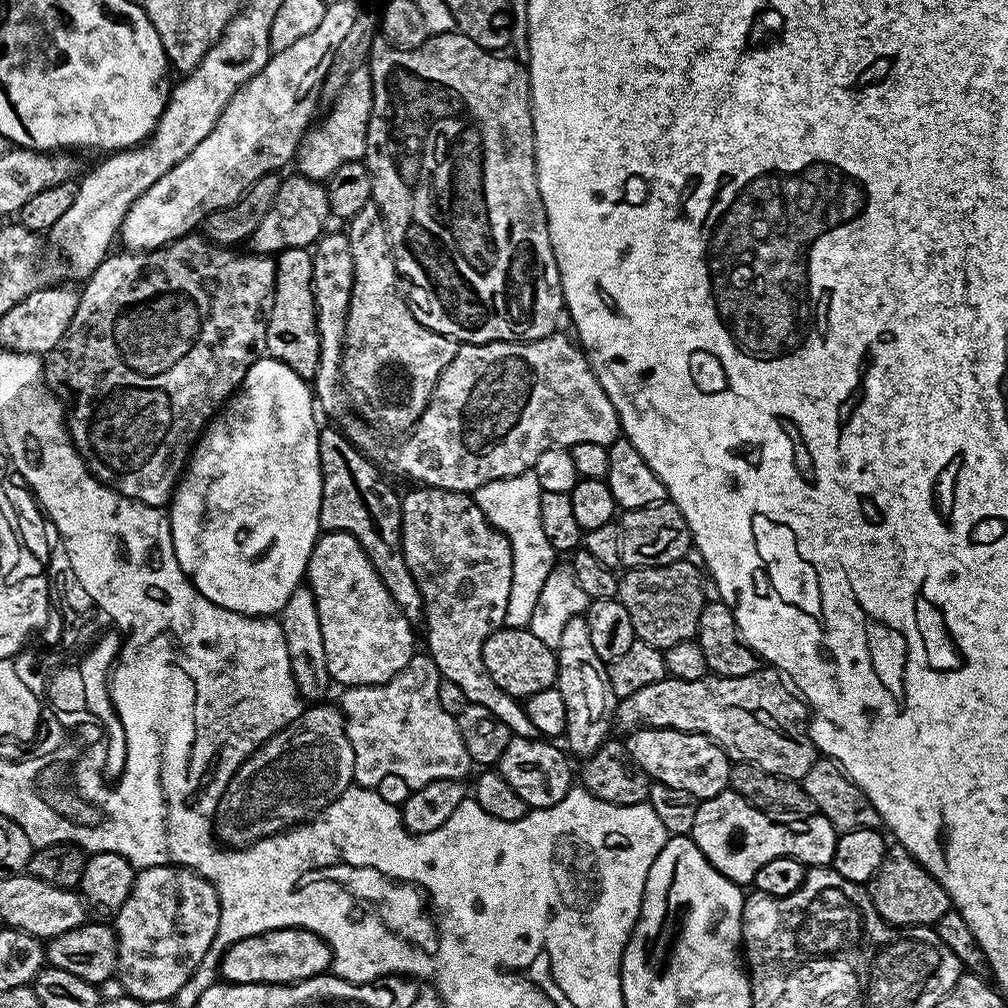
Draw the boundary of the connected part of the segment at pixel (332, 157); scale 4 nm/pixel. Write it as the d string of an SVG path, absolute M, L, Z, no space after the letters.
M365 66L354 70L354 74L350 74L346 86L342 86L338 98L327 111L324 117L321 115L304 133L294 157L295 167L300 167L297 168L299 175L321 182L327 181L328 176L338 170L338 166L365 159L368 123L372 113L371 68Z

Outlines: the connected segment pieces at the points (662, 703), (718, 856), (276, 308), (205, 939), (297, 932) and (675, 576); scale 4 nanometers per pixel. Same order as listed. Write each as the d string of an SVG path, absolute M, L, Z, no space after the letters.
M771 666L761 667L759 672L754 674L746 674L742 678L730 678L729 676L714 676L707 675L702 680L695 680L694 682L686 682L685 680L673 680L665 678L654 682L654 686L642 686L642 690L638 690L638 694L633 696L623 697L615 705L614 720L617 725L620 724L624 730L635 730L641 726L645 728L673 728L674 730L682 730L683 732L697 732L703 736L708 736L714 741L721 750L727 754L729 761L743 762L745 764L756 764L762 770L766 770L775 776L785 776L788 780L795 780L797 782L803 781L806 770L810 770L810 766L814 766L814 762L818 758L818 749L816 743L813 742L811 736L808 735L808 722L810 719L810 709L803 699L789 685L786 683L785 677L777 672Z
M725 790L714 798L700 801L690 835L705 858L727 880L747 886L755 881L758 870L762 870L766 862L774 862L774 858L792 856L806 866L831 865L838 833L828 819L819 814L798 820L771 820L737 792Z
M288 248L275 257L274 302L270 305L266 326L267 355L294 370L306 381L315 381L320 353L320 335L316 325L316 303L312 289L312 252L306 248Z
M171 864L141 868L134 878L134 886L116 911L114 927L118 946L118 981L127 995L135 1000L158 1002L172 1000L186 986L190 974L206 958L212 949L212 943L220 921L220 903L214 886L190 868L181 868Z
M275 928L269 932L263 932L257 936L251 936L250 938L242 938L237 944L232 944L226 951L224 951L223 956L220 958L220 975L223 977L227 983L230 984L294 984L298 980L309 980L315 976L325 975L331 969L332 966L332 948L328 945L325 940L322 939L318 934L314 934L310 930L305 928Z
M685 558L678 562L670 562L666 566L646 566L645 568L630 568L619 577L620 591L618 599L626 611L630 613L630 622L634 622L636 639L650 642L650 646L661 650L670 646L678 646L678 642L686 642L695 637L698 630L698 618L702 614L706 603L704 597L704 580L700 577L701 569L693 564L691 559Z

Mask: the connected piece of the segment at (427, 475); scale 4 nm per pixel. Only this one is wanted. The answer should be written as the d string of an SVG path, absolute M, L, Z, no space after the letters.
M553 334L541 340L526 340L523 342L499 340L489 344L460 344L450 362L450 366L446 366L446 370L440 372L434 394L430 398L426 410L416 419L415 428L411 429L403 438L397 439L400 441L397 442L396 448L389 450L389 466L398 475L409 476L410 479L416 480L412 482L417 485L472 494L486 482L494 482L507 476L517 476L529 471L538 462L540 452L555 447L570 450L578 442L588 442L588 436L584 436L584 432L588 432L588 428L584 428L584 424L588 424L588 400L584 400L584 396L588 396L588 388L584 388L584 392L580 392L580 380L588 380L588 384L592 384L593 376L588 376L592 365L590 364L584 368L584 362L588 359L587 355L571 339L568 341L566 337L560 335Z

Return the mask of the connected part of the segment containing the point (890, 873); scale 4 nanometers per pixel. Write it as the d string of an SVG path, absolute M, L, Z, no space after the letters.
M887 849L882 866L870 881L870 895L881 920L896 928L927 928L934 926L942 914L952 908L948 892L906 849Z

